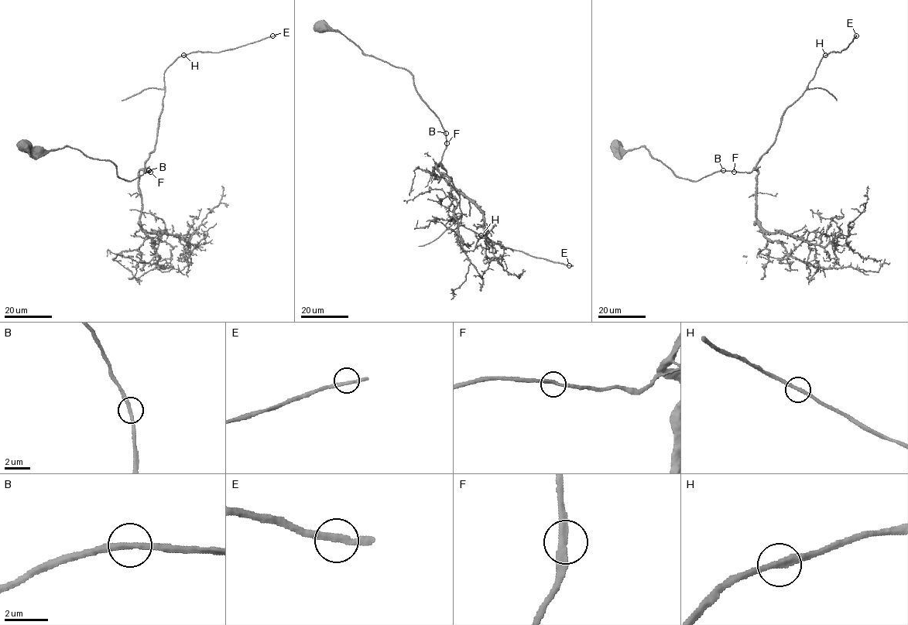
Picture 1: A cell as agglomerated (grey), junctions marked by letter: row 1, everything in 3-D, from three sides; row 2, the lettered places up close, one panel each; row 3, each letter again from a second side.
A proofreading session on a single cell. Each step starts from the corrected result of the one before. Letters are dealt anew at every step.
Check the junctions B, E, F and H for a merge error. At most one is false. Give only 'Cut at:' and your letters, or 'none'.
Cut at: none

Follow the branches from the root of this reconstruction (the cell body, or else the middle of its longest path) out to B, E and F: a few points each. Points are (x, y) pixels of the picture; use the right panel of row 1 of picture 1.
B: (616, 148), (615, 150), (628, 151), (645, 147), (654, 158), (660, 160), (676, 175), (694, 181), (723, 170)
E: (616, 148), (645, 147), (676, 175), (694, 181), (721, 170), (750, 172), (821, 59), (845, 49), (856, 35)
F: (616, 148), (628, 151), (645, 147), (676, 175), (694, 181), (721, 170), (734, 172)

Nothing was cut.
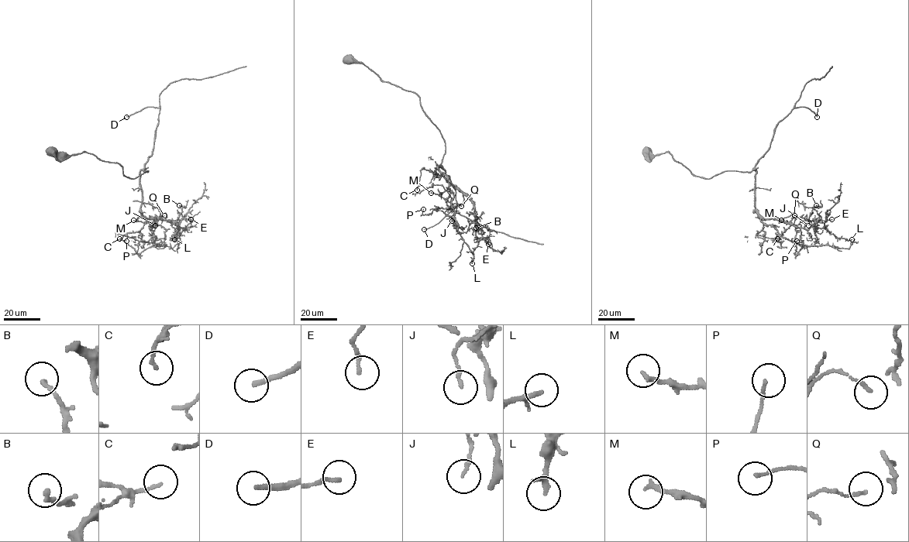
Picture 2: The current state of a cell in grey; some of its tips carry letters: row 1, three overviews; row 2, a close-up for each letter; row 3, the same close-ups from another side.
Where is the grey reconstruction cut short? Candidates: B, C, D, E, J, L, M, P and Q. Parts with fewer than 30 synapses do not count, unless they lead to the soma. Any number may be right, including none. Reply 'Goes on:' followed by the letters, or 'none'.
Goes on: D

